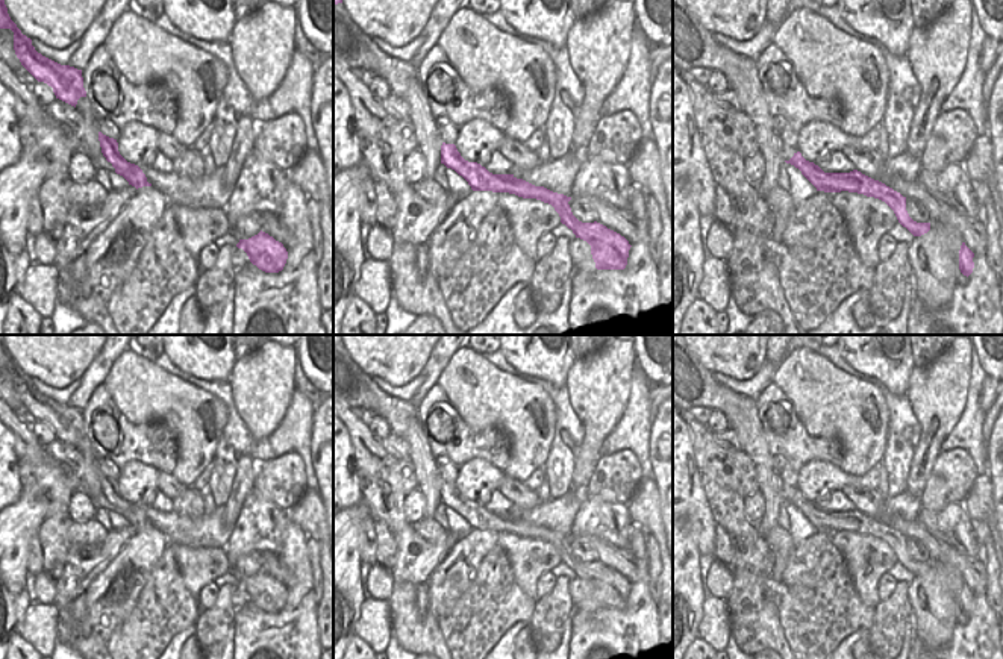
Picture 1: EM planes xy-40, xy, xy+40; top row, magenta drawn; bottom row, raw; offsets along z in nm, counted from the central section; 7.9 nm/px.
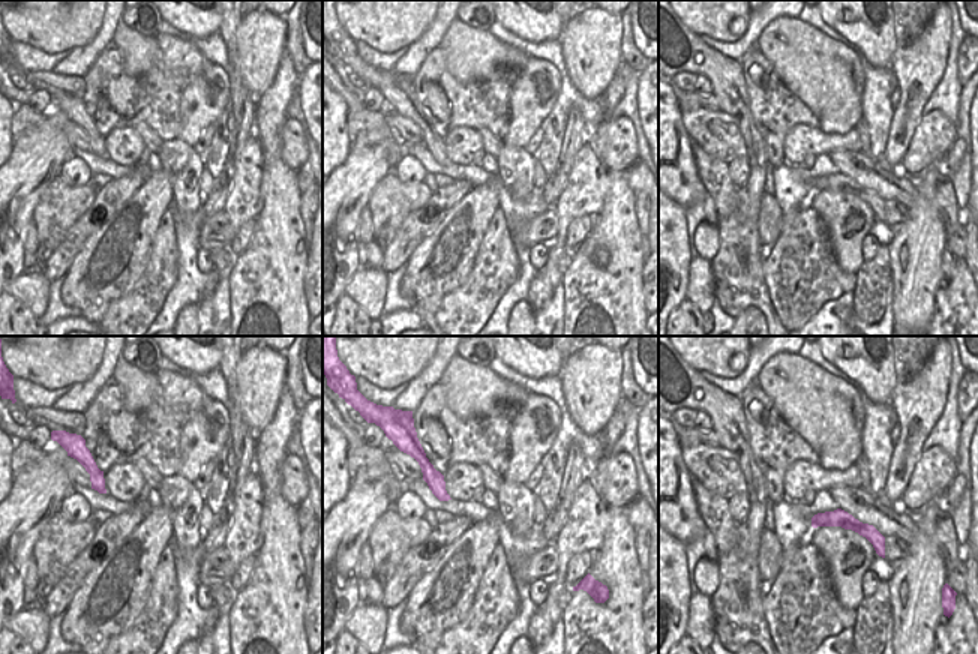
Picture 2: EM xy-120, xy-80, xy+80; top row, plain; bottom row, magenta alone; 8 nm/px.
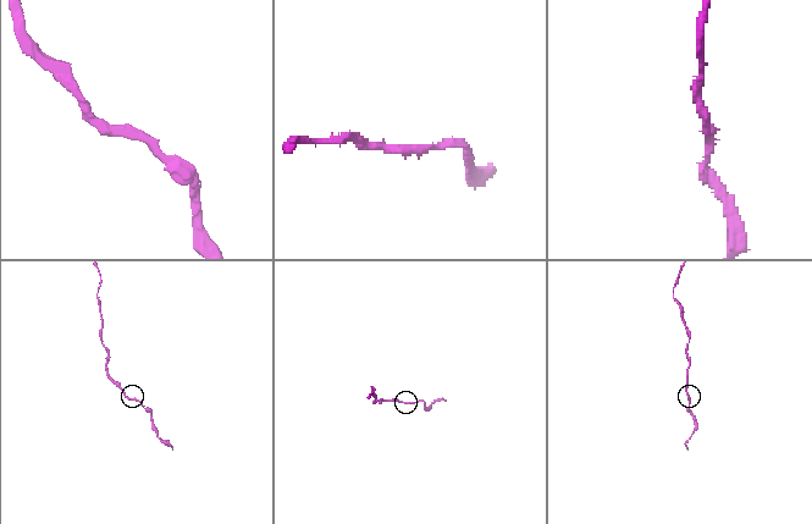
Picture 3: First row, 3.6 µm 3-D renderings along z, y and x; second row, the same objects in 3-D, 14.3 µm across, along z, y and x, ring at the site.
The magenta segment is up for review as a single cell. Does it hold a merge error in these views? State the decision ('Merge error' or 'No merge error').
No merge error

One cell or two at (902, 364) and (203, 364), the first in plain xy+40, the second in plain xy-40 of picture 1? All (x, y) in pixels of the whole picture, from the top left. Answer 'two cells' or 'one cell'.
one cell

